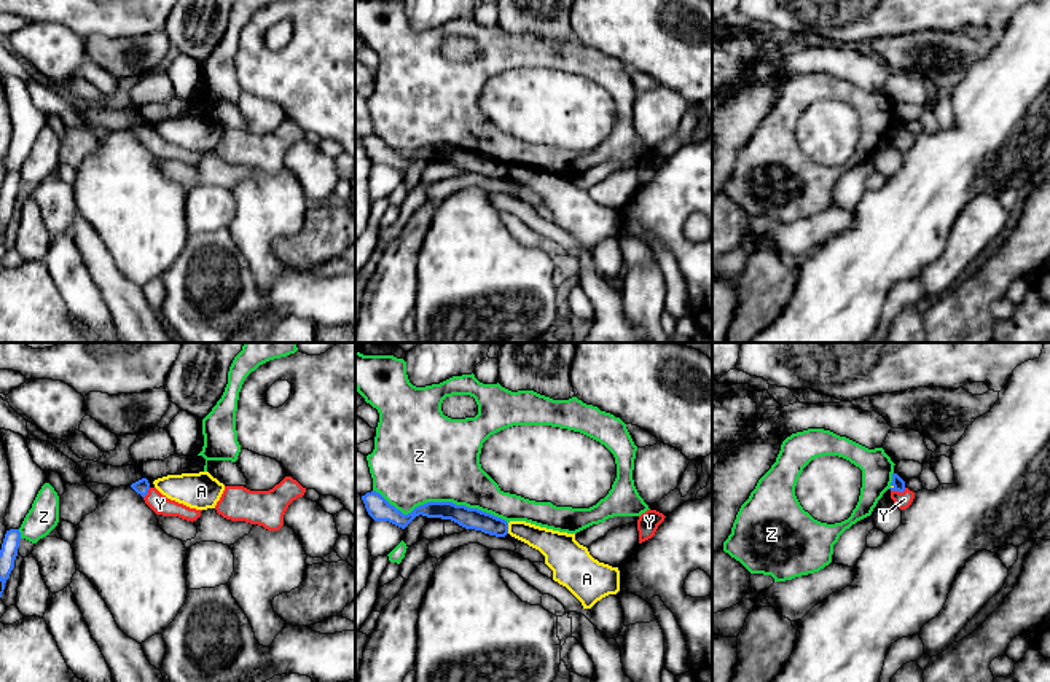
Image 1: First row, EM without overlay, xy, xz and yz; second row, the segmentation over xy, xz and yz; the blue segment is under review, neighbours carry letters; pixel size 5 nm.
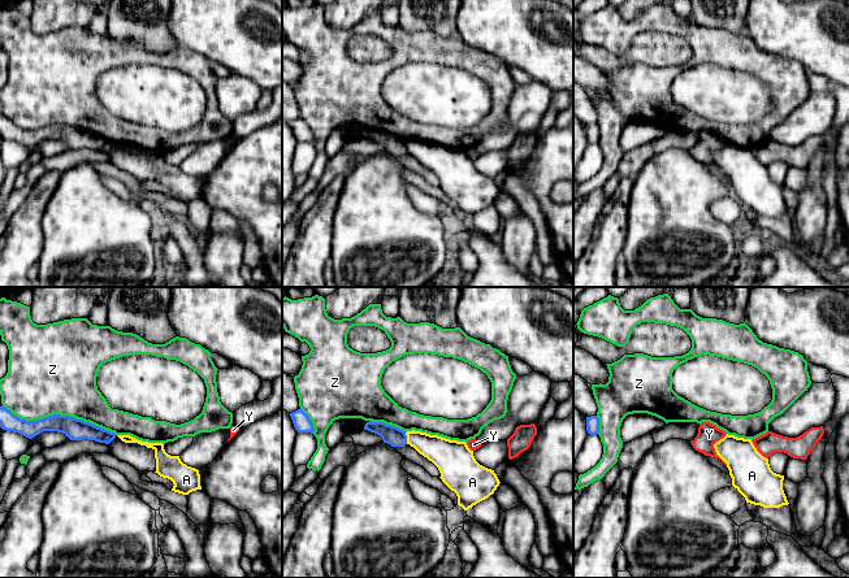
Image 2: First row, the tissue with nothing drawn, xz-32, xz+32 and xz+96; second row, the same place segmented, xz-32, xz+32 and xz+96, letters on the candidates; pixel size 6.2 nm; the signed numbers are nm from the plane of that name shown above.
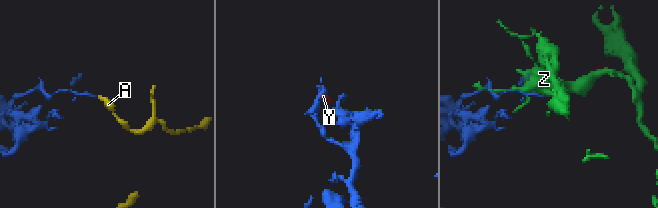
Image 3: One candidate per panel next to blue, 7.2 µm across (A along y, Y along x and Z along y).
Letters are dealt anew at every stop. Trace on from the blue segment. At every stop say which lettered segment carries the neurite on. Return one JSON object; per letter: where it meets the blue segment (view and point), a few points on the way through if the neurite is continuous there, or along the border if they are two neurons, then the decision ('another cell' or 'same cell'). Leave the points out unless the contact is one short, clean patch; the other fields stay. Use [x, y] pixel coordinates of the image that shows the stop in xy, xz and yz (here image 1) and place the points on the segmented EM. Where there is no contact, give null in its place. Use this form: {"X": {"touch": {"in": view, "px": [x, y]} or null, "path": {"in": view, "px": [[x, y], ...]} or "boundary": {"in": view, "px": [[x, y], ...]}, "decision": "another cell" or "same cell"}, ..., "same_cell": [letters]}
{"A": {"touch": {"in": "xz", "px": [507, 528]}, "boundary": {"in": "xz", "px": [[507, 523], [509, 533]]}, "decision": "another cell"}, "Y": {"touch": {"in": "yz", "px": [897, 489]}, "path": {"in": "yz", "px": [[899, 485], [897, 489], [904, 499]]}, "decision": "same cell"}, "Z": {"touch": {"in": "xz", "px": [440, 502]}, "decision": "another cell"}, "same_cell": ["Y"]}

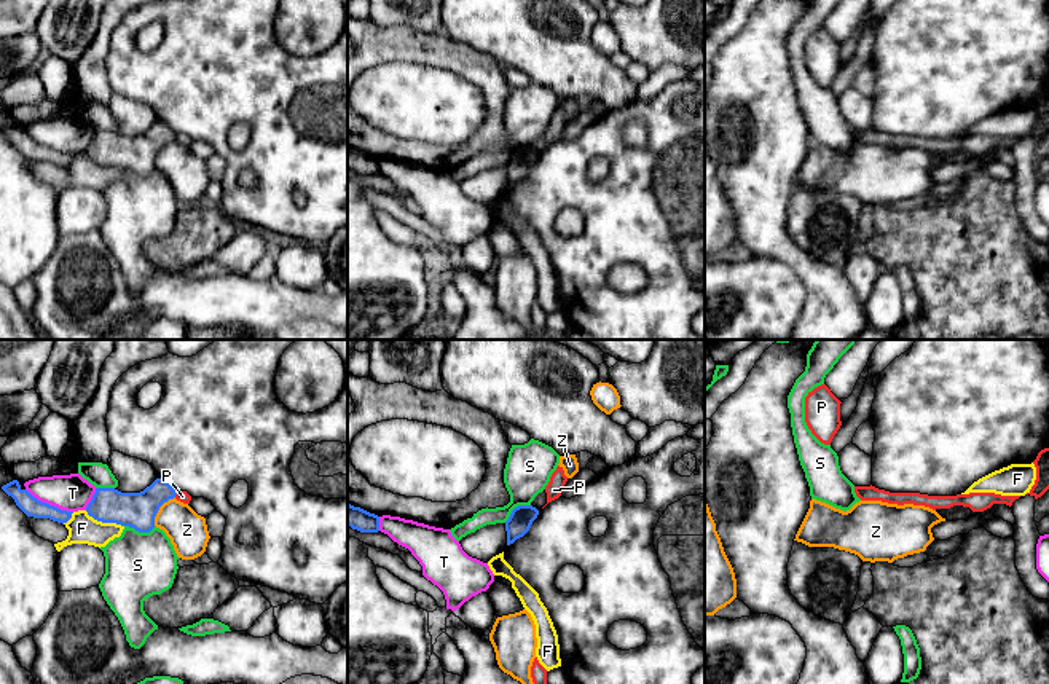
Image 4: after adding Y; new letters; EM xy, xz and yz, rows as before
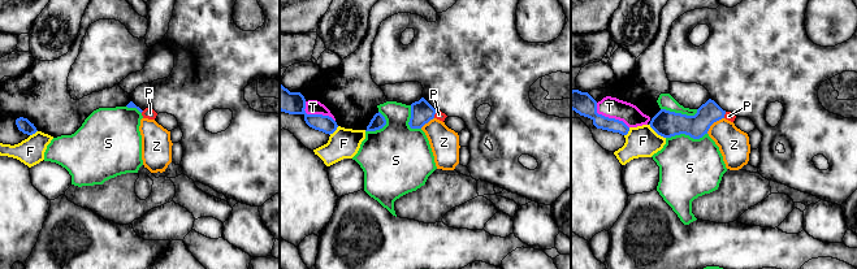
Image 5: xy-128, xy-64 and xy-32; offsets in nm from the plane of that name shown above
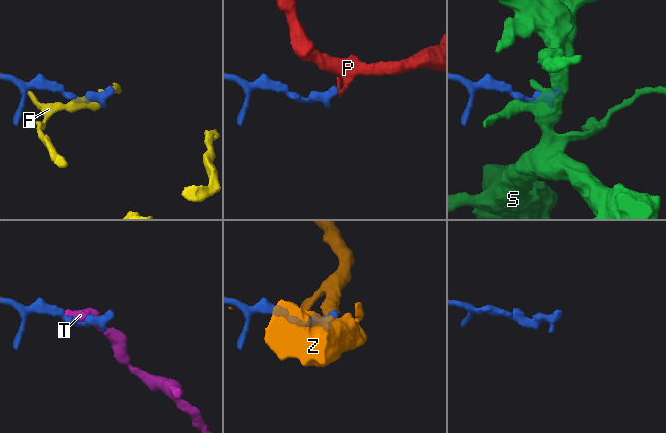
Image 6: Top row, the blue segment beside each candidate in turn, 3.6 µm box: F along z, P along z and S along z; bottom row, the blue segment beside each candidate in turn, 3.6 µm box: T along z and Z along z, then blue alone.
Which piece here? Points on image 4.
{"F": {"touch": {"in": "xy", "px": [104, 522]}, "decision": "another cell"}, "P": {"touch": {"in": "xy", "px": [176, 493]}, "boundary": {"in": "xy", "px": [[177, 491], [174, 496]]}, "decision": "another cell"}, "S": {"touch": {"in": "xy", "px": [141, 531]}, "decision": "another cell"}, "T": {"touch": {"in": "xy", "px": [48, 504]}, "boundary": {"in": "xy", "px": [[26, 488], [39, 499], [72, 512]]}, "decision": "another cell"}, "Z": {"touch": {"in": "xy", "px": [158, 509]}, "boundary": {"in": "xy", "px": [[174, 496], [160, 507], [153, 525]]}, "decision": "another cell"}, "same_cell": []}

